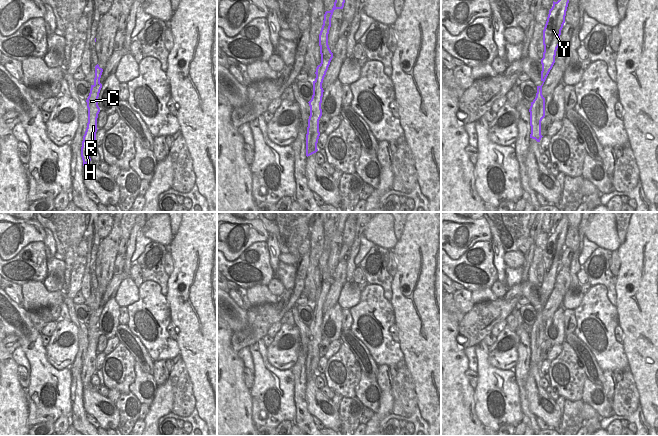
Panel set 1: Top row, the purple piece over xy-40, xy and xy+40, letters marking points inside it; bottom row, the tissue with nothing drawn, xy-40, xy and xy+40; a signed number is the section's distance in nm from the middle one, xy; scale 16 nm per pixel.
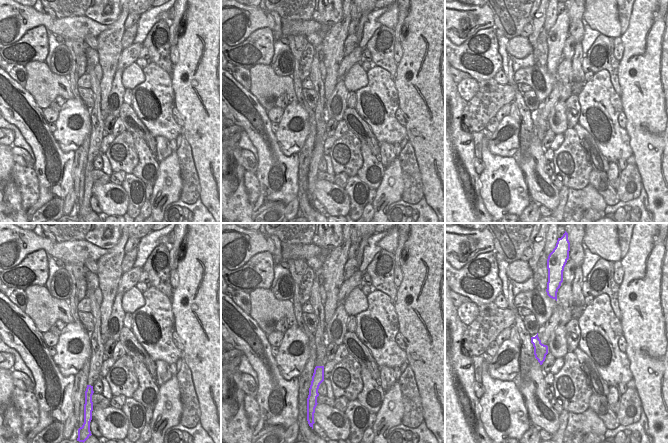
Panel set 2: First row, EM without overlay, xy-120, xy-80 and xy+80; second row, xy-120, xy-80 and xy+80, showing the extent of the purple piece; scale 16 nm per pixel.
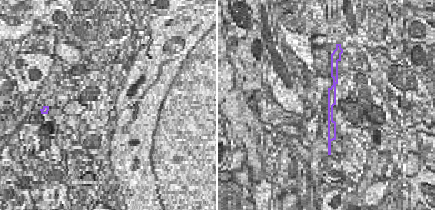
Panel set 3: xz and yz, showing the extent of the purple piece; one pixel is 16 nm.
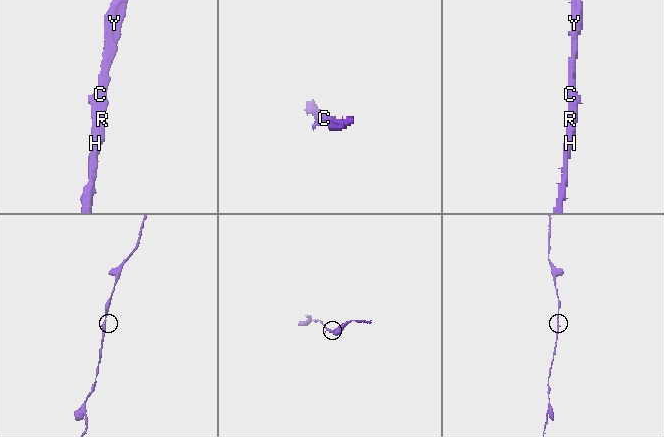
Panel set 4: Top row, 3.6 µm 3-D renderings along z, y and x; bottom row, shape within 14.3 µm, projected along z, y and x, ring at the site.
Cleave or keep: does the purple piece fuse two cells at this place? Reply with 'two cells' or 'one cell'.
one cell

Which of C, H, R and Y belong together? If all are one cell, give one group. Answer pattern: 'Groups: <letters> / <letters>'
Groups: C H R Y.

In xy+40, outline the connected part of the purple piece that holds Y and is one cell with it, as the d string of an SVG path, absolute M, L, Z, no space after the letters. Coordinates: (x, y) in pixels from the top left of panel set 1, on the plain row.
M564 212L561 221L557 226L553 225L553 230L549 234L547 245L543 254L544 276L541 283L542 295L541 310L537 310L535 323L531 326L530 336L530 362L540 366L541 362L541 345L545 341L545 322L542 319L542 310L555 287L557 272L560 269L560 259L565 247L566 235L569 227L567 212Z

